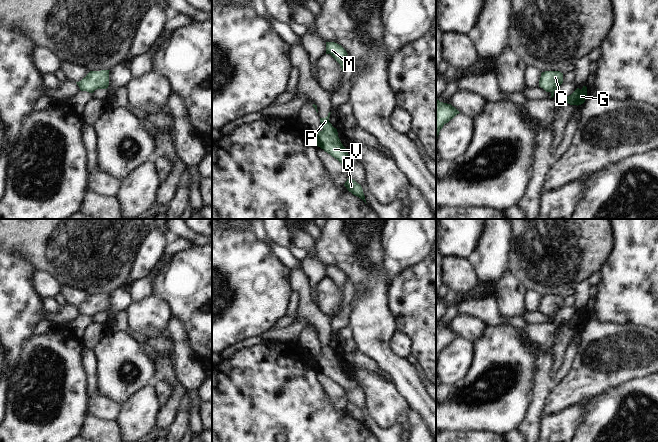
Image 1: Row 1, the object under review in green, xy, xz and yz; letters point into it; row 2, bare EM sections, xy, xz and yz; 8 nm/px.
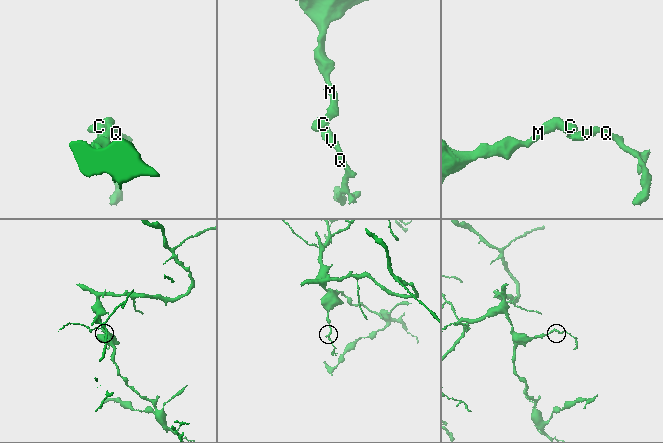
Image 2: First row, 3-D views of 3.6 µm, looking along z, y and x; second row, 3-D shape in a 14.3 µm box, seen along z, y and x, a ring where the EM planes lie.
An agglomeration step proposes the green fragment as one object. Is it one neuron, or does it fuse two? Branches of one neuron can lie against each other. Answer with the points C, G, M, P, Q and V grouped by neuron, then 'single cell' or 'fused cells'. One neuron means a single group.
groups C M / G P Q V; fused cells

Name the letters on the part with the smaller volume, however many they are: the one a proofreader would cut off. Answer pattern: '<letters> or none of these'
G, P, Q, V

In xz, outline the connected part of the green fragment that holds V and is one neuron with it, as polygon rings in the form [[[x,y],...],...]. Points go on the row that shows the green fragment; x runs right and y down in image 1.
[[[331,112],[325,118],[320,118],[322,131],[315,132],[316,145],[337,159],[345,168],[352,165],[351,157],[341,143],[337,129],[329,122]]]

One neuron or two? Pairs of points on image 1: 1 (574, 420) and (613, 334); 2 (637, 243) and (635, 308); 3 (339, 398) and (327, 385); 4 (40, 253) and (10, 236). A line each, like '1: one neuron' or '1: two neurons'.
1: two neurons
2: one neuron
3: one neuron
4: one neuron

